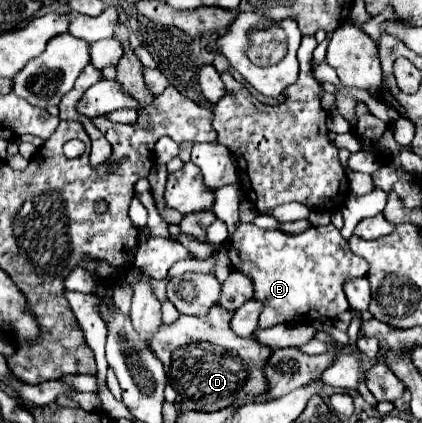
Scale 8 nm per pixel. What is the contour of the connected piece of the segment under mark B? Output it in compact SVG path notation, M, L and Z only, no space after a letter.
M330 223L326 227L312 227L308 229L304 235L290 235L284 231L264 231L260 227L252 225L240 225L238 227L238 241L234 241L234 247L230 247L232 251L236 251L236 255L230 255L232 259L232 267L242 271L244 275L248 275L252 279L254 285L254 301L260 301L262 313L260 313L260 327L272 327L278 323L314 323L320 317L334 319L338 313L348 309L348 301L346 295L342 291L342 285L352 279L352 277L362 277L368 271L368 263L360 257L356 257L350 247L348 241L342 239L340 231Z

